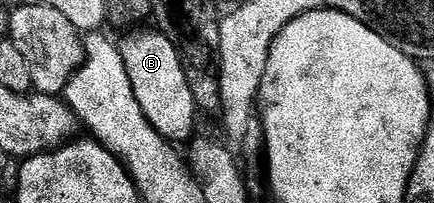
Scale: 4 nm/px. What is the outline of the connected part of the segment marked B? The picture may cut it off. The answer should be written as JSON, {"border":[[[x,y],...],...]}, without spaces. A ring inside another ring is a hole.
{"border":[[[150,27],[135,28],[123,36],[127,36],[123,41],[119,40],[117,42],[120,55],[124,59],[124,71],[128,71],[128,79],[132,79],[132,91],[136,91],[136,103],[140,103],[140,111],[144,111],[148,123],[152,123],[152,127],[163,139],[171,143],[189,142],[196,133],[194,131],[196,106],[192,99],[192,91],[188,91],[188,79],[184,75],[182,54],[157,28],[146,28]]]}

